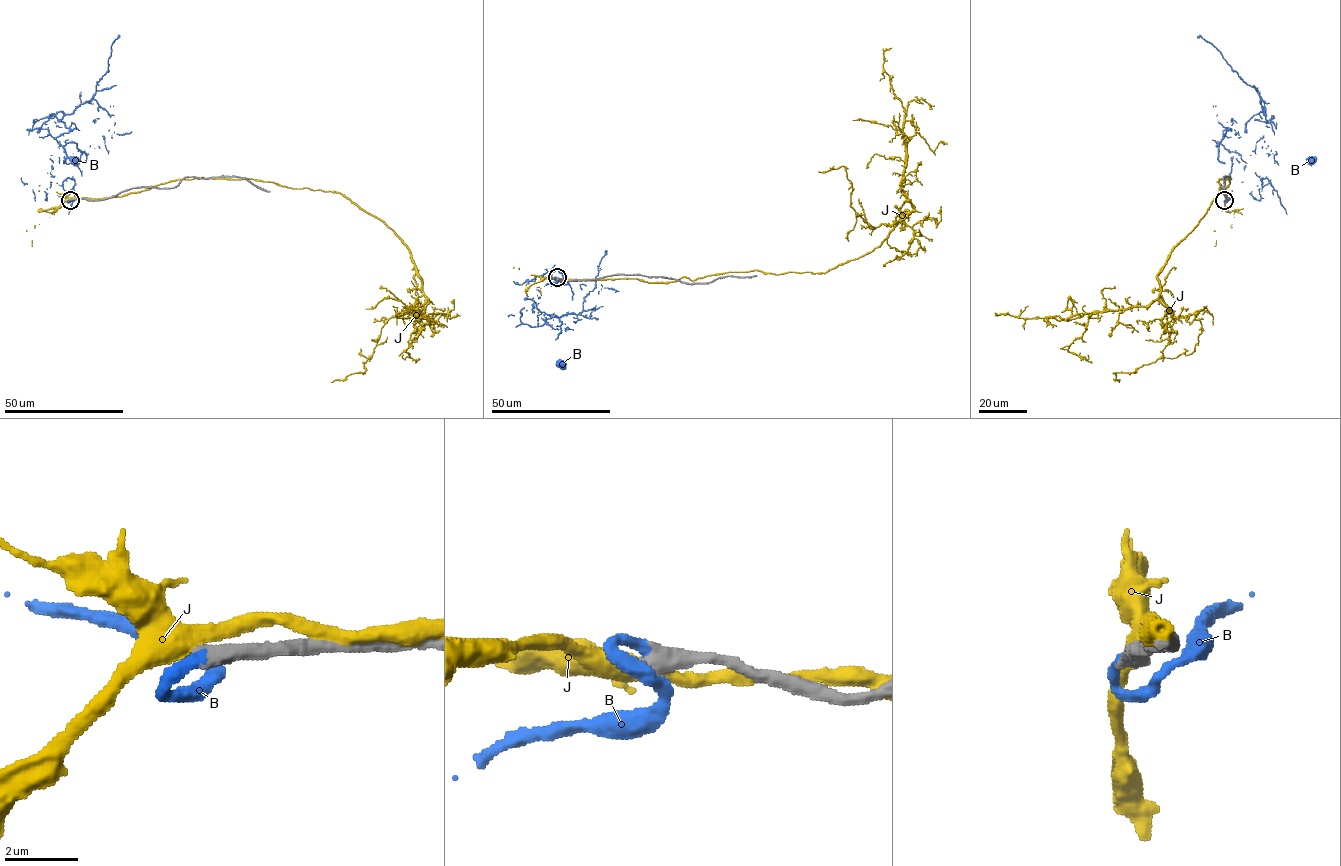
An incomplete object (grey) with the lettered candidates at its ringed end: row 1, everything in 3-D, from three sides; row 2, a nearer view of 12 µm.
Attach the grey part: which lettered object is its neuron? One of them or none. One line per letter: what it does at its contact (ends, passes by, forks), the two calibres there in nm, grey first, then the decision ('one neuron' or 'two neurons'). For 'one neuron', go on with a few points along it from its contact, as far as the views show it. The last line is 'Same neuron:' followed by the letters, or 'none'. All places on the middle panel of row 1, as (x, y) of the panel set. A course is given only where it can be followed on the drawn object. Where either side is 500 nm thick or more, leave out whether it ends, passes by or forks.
B: 550 nm thick on the grey side, 340 nm on the other; one neuron; it runs (557, 278), (539, 297), (554, 271), (524, 282), (526, 297), (597, 318), (567, 326), (561, 364)
J: 550 nm thick on the grey side, 480 nm on the other; two neurons
Same neuron: B

